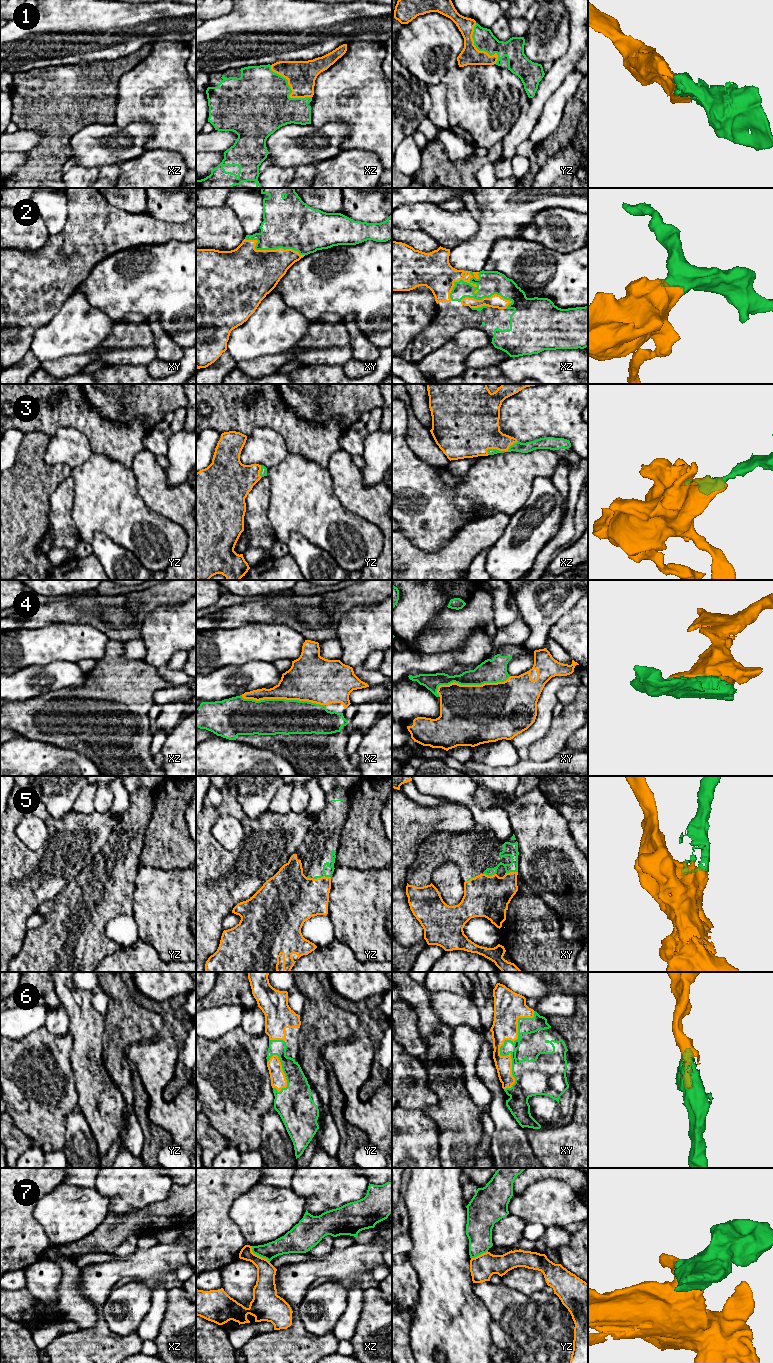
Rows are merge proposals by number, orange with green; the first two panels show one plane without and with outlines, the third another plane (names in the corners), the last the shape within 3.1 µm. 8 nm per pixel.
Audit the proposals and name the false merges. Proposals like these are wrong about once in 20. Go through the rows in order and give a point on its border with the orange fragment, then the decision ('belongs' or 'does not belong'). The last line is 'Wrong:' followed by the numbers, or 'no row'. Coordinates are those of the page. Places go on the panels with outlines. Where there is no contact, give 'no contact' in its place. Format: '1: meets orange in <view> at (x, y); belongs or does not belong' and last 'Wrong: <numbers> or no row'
1: meets orange in xz at (291, 89); belongs
2: meets orange in xz at (460, 279); belongs
3: meets orange in xz at (502, 450); belongs
4: meets orange in xz at (283, 698); belongs
5: meets orange in yz at (321, 877); belongs
6: meets orange in xy at (501, 1045); belongs
7: meets orange in xz at (257, 1255); does not belong
Wrong: 7

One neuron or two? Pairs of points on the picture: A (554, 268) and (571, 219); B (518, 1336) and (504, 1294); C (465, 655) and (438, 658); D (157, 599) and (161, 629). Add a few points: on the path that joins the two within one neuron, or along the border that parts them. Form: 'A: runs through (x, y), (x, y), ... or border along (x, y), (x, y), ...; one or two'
A: runs through (557, 256), (557, 242), (559, 236), (564, 231); one
B: runs through (525, 1324), (525, 1307), (516, 1298); one
C: runs through (458, 657), (445, 658); one
D: border along (181, 603), (157, 606), (141, 622); two

